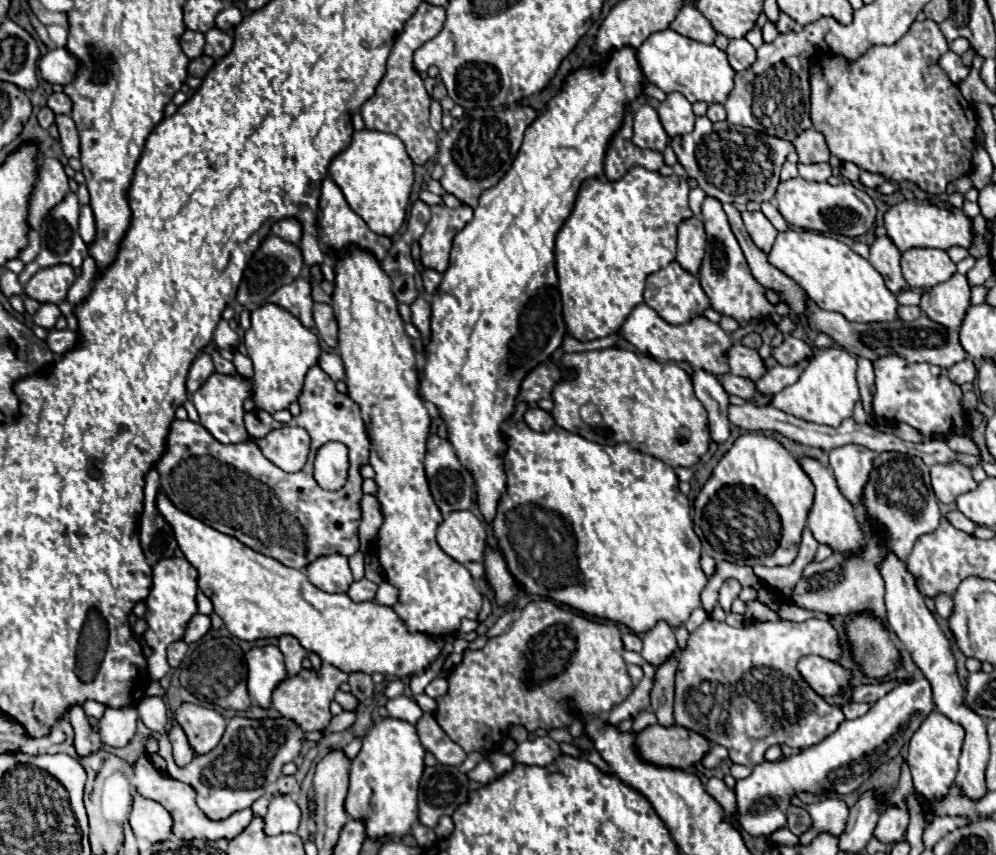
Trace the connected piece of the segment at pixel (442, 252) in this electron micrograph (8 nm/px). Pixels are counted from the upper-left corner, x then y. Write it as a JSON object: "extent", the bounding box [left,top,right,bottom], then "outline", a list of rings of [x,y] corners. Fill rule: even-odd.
{"extent":[420,204,472,274],"outline":[[[460,204],[458,208],[448,206],[432,206],[432,218],[426,226],[426,232],[420,238],[420,262],[426,268],[432,268],[440,274],[448,268],[448,254],[452,246],[452,238],[456,232],[464,228],[472,220],[472,208]]]}

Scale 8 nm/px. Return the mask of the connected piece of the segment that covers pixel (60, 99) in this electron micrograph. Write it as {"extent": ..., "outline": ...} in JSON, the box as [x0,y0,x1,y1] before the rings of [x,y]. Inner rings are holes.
{"extent":[48,94,72,114],"outline":[[[50,94],[48,96],[48,108],[54,114],[70,114],[72,102],[70,102],[70,98],[66,94]]]}

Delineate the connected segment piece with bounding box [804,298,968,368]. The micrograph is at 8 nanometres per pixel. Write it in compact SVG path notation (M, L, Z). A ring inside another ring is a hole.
M806 298L804 302L806 302L804 318L806 318L808 326L816 332L828 334L838 346L842 346L844 350L848 350L854 356L862 356L862 358L868 358L874 362L880 356L896 354L908 362L928 362L928 364L936 364L942 368L950 368L956 362L962 362L968 358L968 352L960 346L958 332L956 330L950 332L946 326L930 320L926 314L922 314L918 320L912 320L912 322L894 320L894 322L858 324L858 322L848 322L838 312L826 312L826 310L818 308L816 302L812 302L810 298Z

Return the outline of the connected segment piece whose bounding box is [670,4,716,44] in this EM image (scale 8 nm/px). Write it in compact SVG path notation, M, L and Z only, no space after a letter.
M692 4L682 6L682 10L678 12L678 16L670 24L670 28L686 38L692 38L692 40L704 42L704 44L712 44L716 38L716 32L710 26L710 22Z

